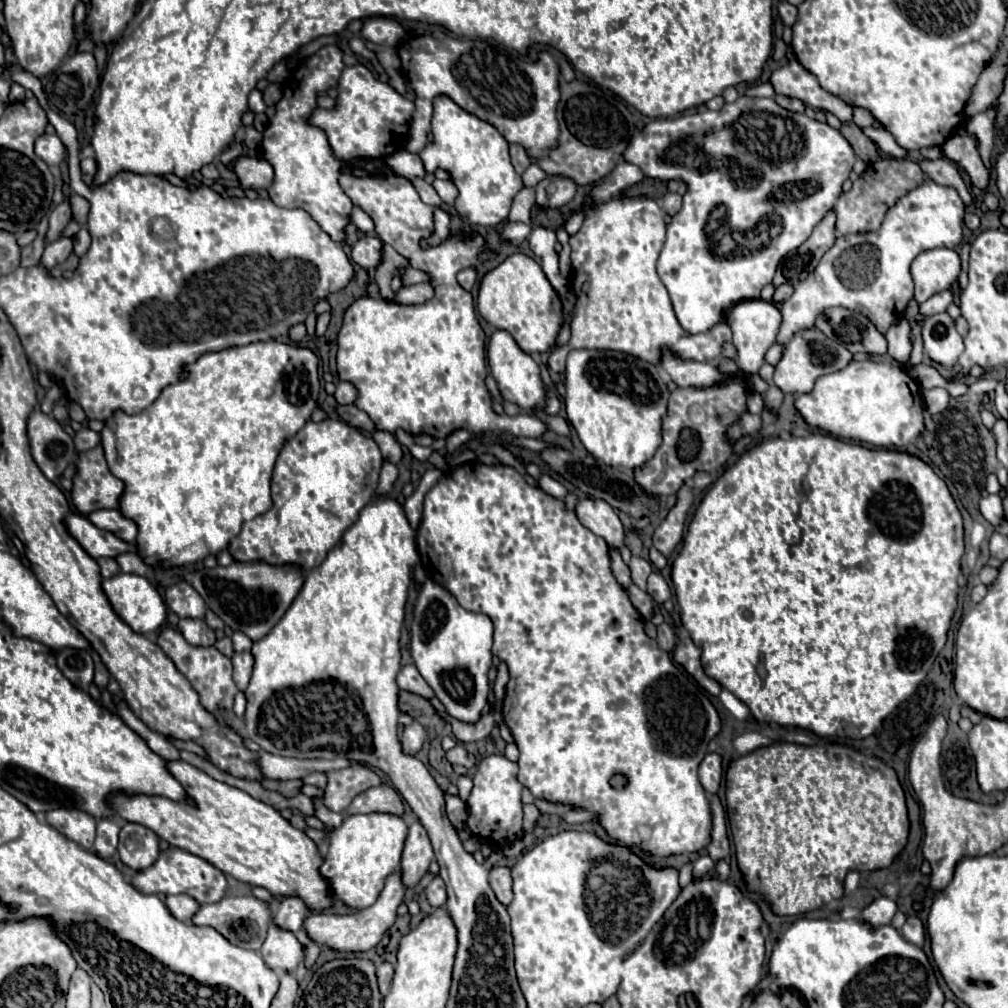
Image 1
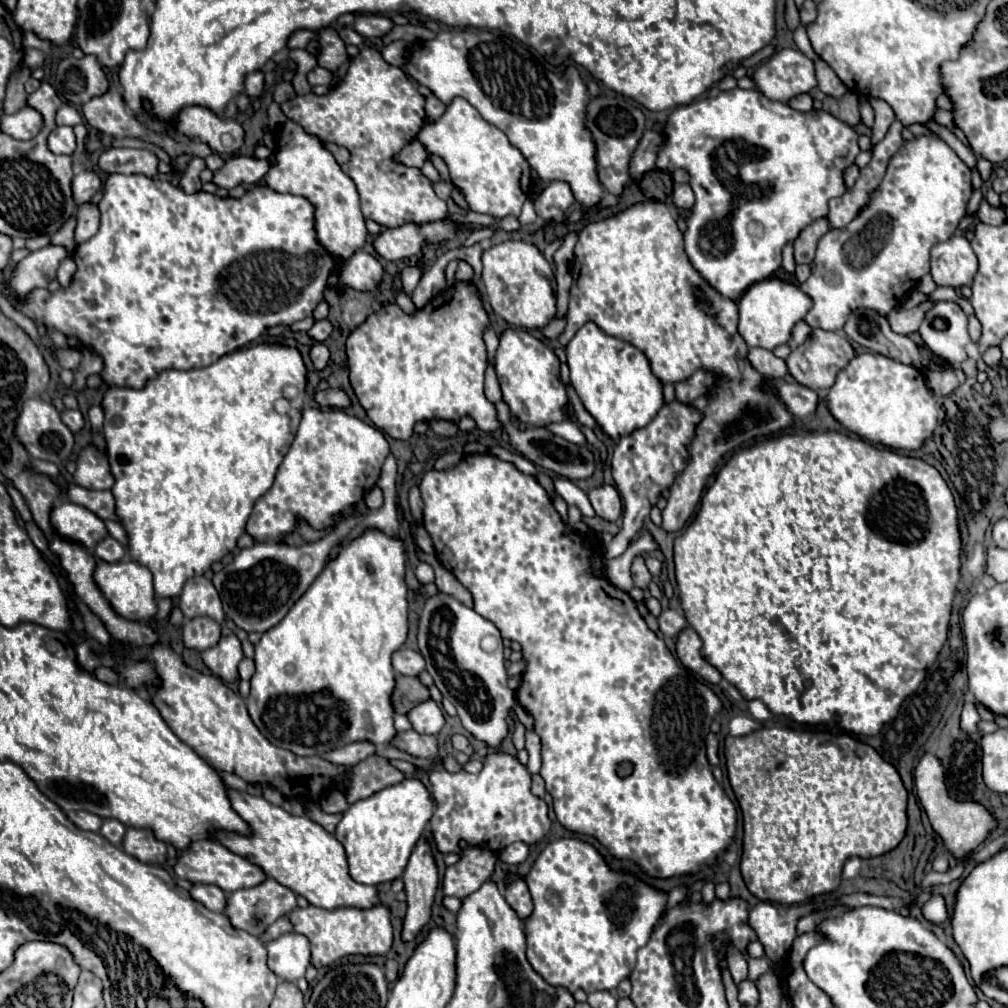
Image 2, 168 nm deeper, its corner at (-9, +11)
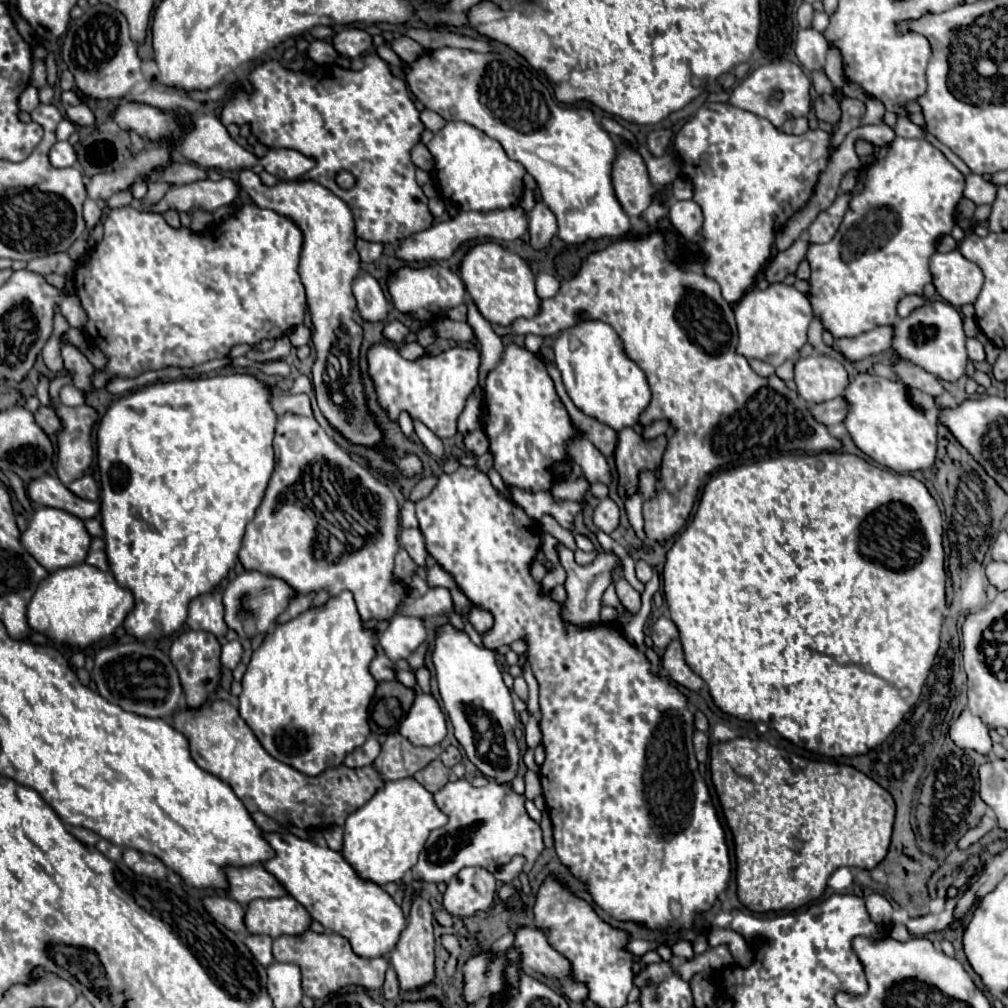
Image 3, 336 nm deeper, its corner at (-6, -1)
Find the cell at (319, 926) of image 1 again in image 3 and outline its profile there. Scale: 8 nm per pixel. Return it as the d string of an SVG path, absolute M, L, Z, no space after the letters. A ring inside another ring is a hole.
M307 930L303 936L279 936L273 940L273 960L275 962L291 962L301 970L303 994L319 1000L343 986L363 986L367 990L379 990L383 986L387 960L385 958L361 958L353 954L349 942L339 934L315 934Z

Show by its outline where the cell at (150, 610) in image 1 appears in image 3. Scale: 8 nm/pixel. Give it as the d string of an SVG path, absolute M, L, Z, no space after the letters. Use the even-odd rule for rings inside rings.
M77 564L51 572L41 580L37 592L27 604L27 624L33 632L45 634L55 644L67 644L73 650L83 650L89 644L111 636L133 608L133 594L121 588L111 572Z

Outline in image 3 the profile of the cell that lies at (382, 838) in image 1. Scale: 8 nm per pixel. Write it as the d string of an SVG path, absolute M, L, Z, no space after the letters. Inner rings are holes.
M415 778L385 782L365 806L347 818L343 856L361 878L373 880L379 886L399 882L417 864L417 856L431 830L445 824L447 816L437 808L433 794Z

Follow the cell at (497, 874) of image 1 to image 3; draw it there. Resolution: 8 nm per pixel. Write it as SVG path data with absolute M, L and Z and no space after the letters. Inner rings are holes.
M523 928L513 944L521 948L523 964L549 978L569 1002L583 1002L589 998L587 986L573 978L571 962L549 944L543 932Z

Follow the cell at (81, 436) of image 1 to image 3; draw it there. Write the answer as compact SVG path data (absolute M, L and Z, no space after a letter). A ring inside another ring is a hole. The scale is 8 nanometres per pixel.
M41 406L33 416L35 416L35 422L41 426L41 430L43 430L51 440L55 440L57 432L59 432L59 428L61 428L61 422L59 422L59 418L55 416L55 410L53 410L51 406Z

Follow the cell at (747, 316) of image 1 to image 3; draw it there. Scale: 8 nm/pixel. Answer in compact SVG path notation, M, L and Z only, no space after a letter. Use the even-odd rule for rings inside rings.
M775 282L769 284L765 290L745 292L743 298L735 304L735 318L739 328L737 352L747 360L759 358L777 368L785 360L793 358L807 342L807 328L813 320L813 308L807 294L799 292L795 286Z

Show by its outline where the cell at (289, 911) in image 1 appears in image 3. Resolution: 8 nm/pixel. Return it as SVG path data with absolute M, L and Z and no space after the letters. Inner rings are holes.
M249 934L245 938L245 944L247 948L251 950L251 954L255 956L255 960L259 964L263 964L265 968L273 962L273 956L271 956L271 938L269 936L255 936L255 934Z

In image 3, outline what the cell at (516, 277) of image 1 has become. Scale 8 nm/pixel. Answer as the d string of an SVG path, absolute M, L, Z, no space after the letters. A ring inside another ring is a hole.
M497 242L475 244L463 256L459 270L471 300L479 308L481 316L491 324L505 326L517 318L529 318L537 314L541 300L535 292L535 278L529 264L521 256L505 250L501 244Z

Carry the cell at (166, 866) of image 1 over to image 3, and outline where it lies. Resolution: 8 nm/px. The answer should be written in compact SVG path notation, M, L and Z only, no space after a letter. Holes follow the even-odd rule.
M261 864L247 868L227 868L227 880L229 894L239 904L247 904L257 898L281 898L289 894L285 886Z

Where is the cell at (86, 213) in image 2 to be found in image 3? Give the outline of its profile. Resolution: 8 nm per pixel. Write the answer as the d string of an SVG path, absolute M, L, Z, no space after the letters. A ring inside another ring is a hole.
M91 198L85 200L85 204L83 204L83 218L87 222L87 228L91 228L91 226L95 226L99 222L105 206L107 206L105 200L91 200Z

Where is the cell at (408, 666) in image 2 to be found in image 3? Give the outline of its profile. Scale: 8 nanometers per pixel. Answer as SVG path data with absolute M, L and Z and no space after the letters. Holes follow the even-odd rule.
M377 648L377 654L375 654L375 658L371 660L371 664L369 664L369 672L371 672L371 676L373 676L377 682L381 682L381 680L391 680L391 678L395 678L393 666L395 666L395 664L381 652L381 648Z

